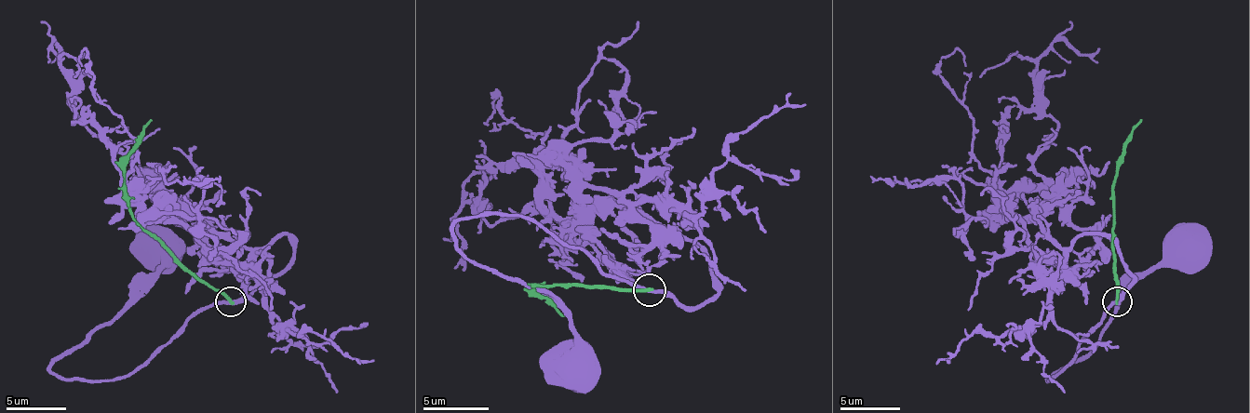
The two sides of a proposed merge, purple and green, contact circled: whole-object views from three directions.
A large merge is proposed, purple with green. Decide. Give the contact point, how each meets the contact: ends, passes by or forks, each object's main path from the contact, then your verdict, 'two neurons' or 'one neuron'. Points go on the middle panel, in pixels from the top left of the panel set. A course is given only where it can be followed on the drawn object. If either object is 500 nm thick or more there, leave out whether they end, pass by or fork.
at (650, 289); purple passes by; green ends there; purple runs (651, 290), (608, 277), (519, 215), (460, 219), (453, 238), (473, 261), (562, 307), (575, 366); green runs (651, 290), (542, 284), (535, 290), (565, 317); two neurons

